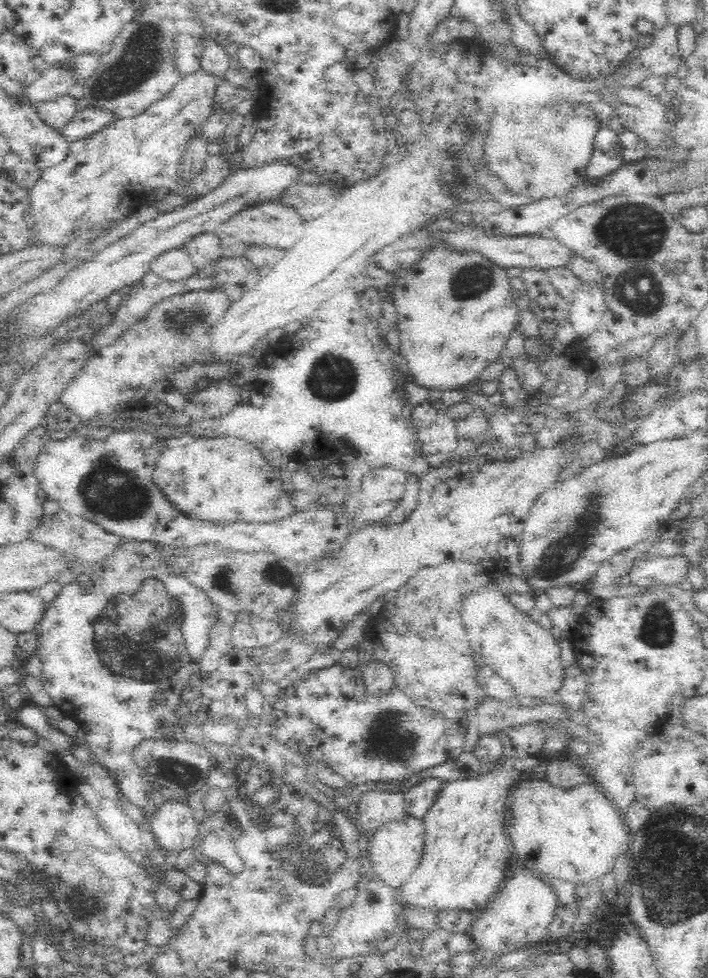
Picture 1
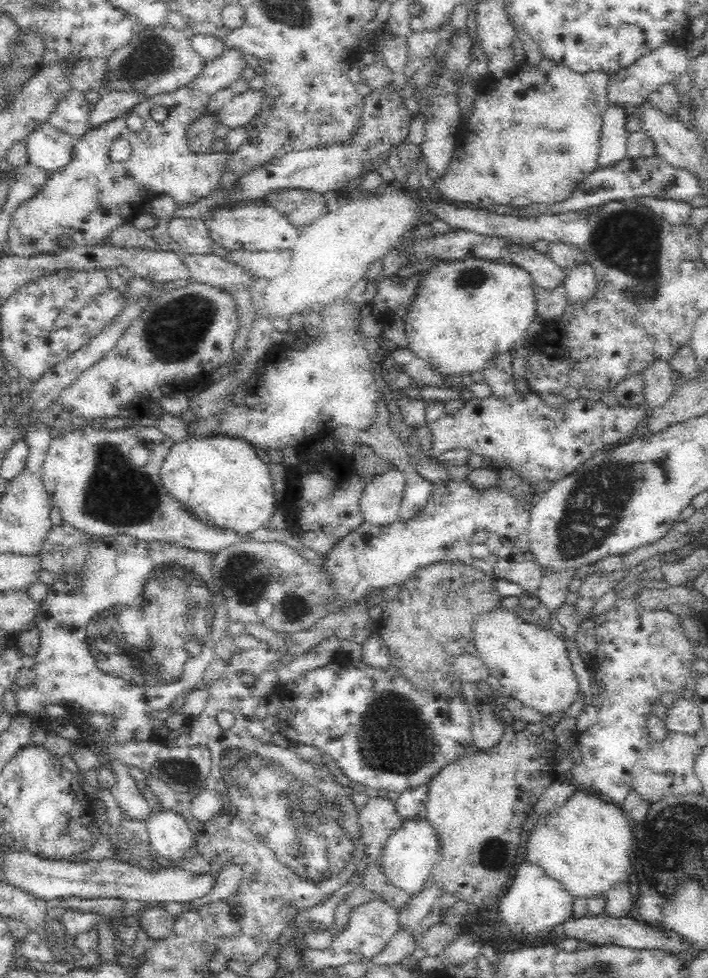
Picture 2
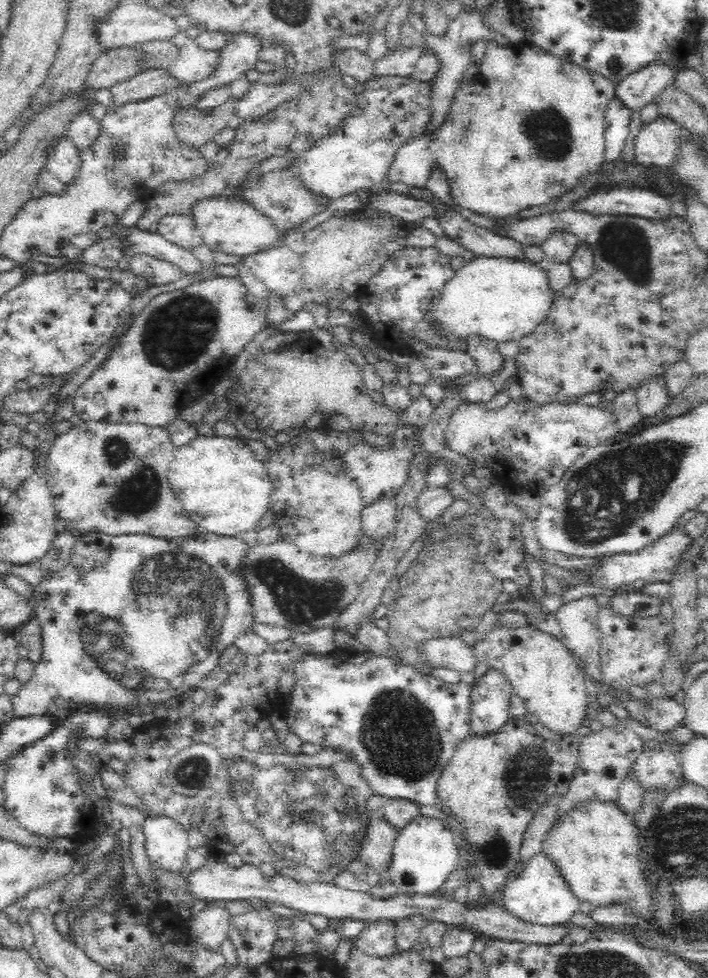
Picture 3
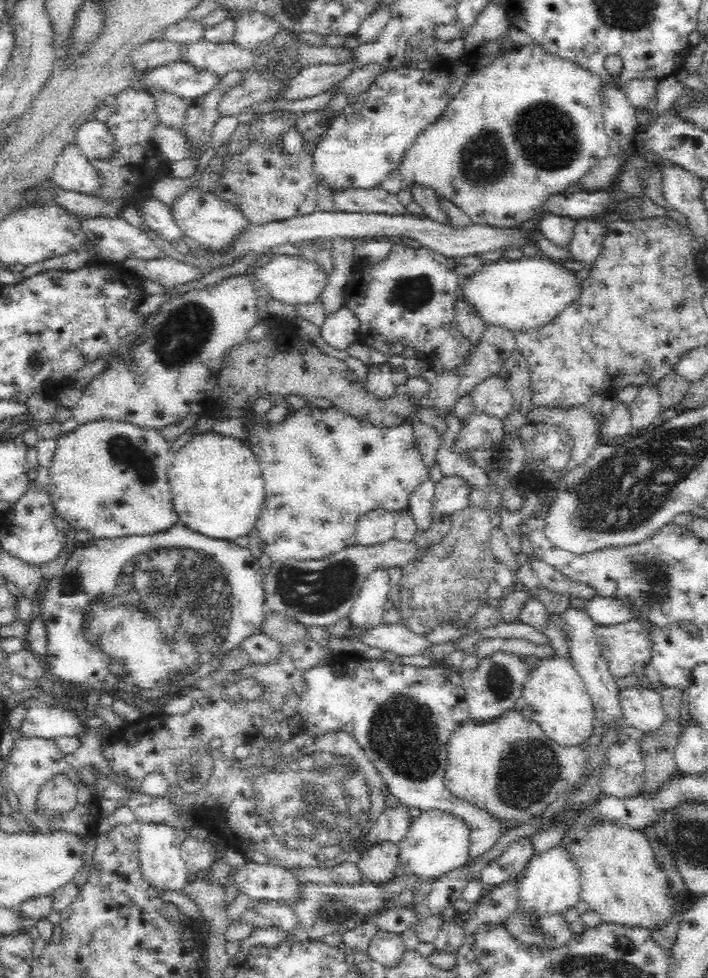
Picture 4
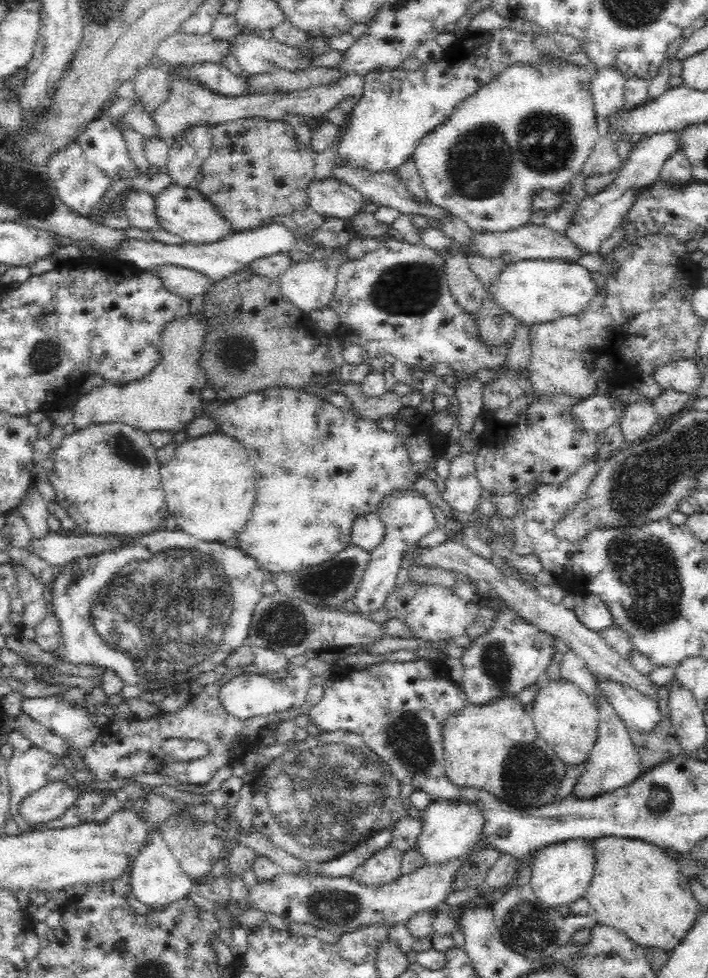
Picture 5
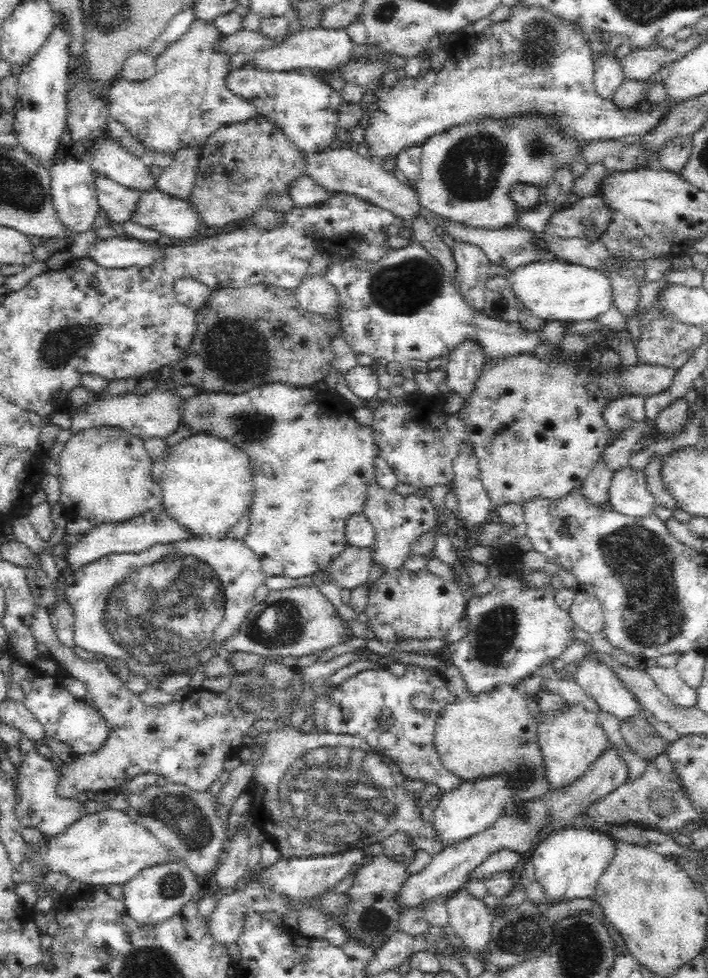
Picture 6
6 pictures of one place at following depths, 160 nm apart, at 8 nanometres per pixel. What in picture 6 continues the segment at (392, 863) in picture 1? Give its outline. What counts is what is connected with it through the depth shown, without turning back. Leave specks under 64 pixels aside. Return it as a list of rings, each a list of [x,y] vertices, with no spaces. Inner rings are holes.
[[[503,774],[470,782],[462,781],[460,788],[443,793],[438,806],[432,810],[431,826],[433,826],[435,836],[439,838],[441,846],[448,848],[448,846],[454,846],[454,844],[490,828],[500,817],[501,810],[512,802],[514,802],[513,796],[507,788],[506,776]]]

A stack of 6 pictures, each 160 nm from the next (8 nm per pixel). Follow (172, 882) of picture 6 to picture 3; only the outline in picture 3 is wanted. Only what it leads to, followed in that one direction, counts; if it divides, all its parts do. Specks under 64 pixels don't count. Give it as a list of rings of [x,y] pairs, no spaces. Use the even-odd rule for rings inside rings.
[[[147,814],[143,824],[150,862],[166,871],[184,873],[189,850],[188,831],[168,815]]]

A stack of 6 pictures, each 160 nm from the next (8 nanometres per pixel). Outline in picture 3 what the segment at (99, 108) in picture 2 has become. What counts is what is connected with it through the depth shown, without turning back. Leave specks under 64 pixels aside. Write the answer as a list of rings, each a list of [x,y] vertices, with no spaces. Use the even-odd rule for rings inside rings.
[[[161,70],[138,72],[132,78],[110,87],[110,92],[112,92],[111,106],[122,108],[130,102],[140,102],[180,86],[183,85],[166,76]]]

